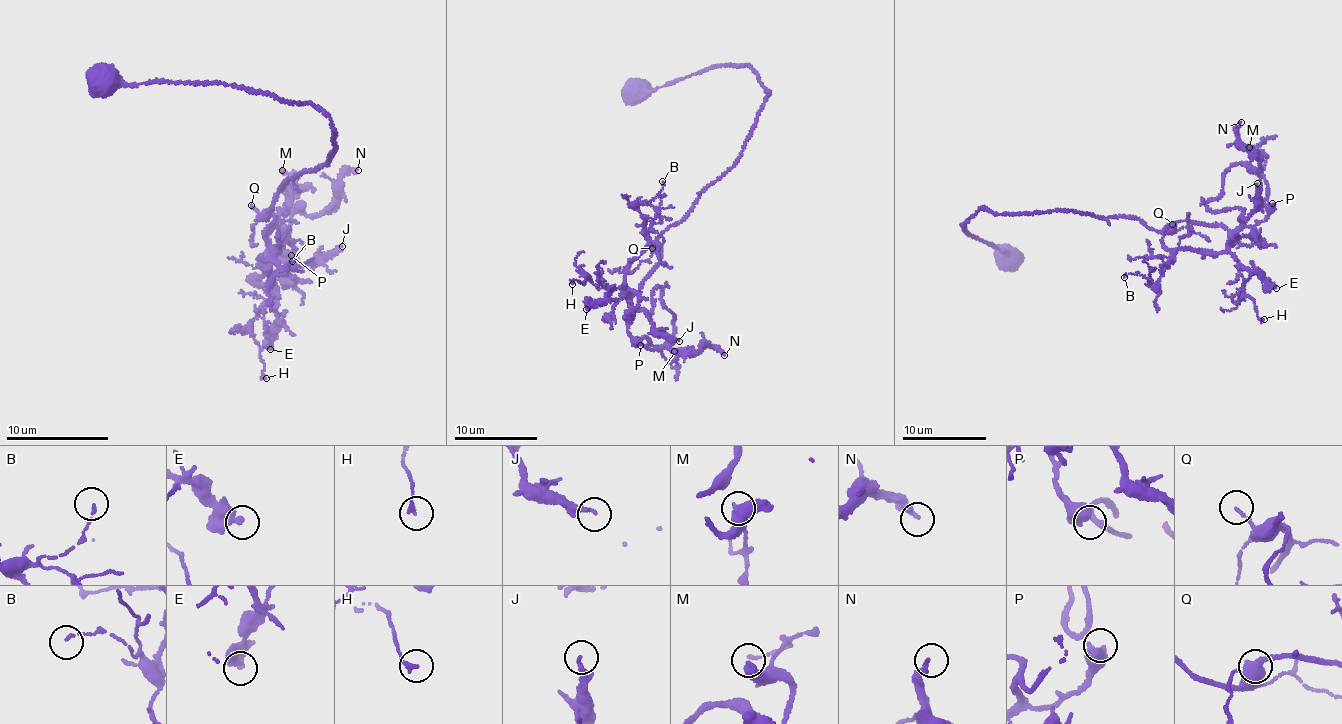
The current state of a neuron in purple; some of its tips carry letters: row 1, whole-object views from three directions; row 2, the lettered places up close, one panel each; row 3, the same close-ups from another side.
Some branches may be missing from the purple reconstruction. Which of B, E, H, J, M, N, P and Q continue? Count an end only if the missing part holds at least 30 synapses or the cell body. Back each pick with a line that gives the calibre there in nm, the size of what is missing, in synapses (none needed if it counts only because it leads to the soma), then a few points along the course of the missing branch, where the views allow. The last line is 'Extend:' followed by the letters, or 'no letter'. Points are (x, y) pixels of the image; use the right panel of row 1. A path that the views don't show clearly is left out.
Extend: no letter

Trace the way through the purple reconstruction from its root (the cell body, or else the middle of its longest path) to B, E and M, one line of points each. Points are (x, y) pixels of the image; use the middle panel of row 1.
B: (638, 88), (741, 64), (769, 92), (632, 293), (625, 272), (648, 241), (639, 208), (662, 181)
E: (638, 88), (741, 64), (769, 96), (733, 165), (658, 239), (660, 261), (642, 288), (623, 284), (586, 309)
M: (638, 88), (741, 64), (769, 92), (631, 298), (649, 316), (660, 287), (673, 367), (674, 351)

